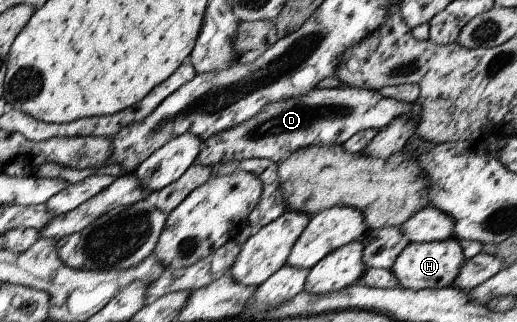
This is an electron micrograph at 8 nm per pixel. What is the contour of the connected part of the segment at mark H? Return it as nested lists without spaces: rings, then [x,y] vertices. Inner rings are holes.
[[[455,237],[428,243],[410,242],[395,259],[390,270],[404,289],[413,289],[414,291],[426,288],[442,289],[452,286],[465,259],[462,246]]]

